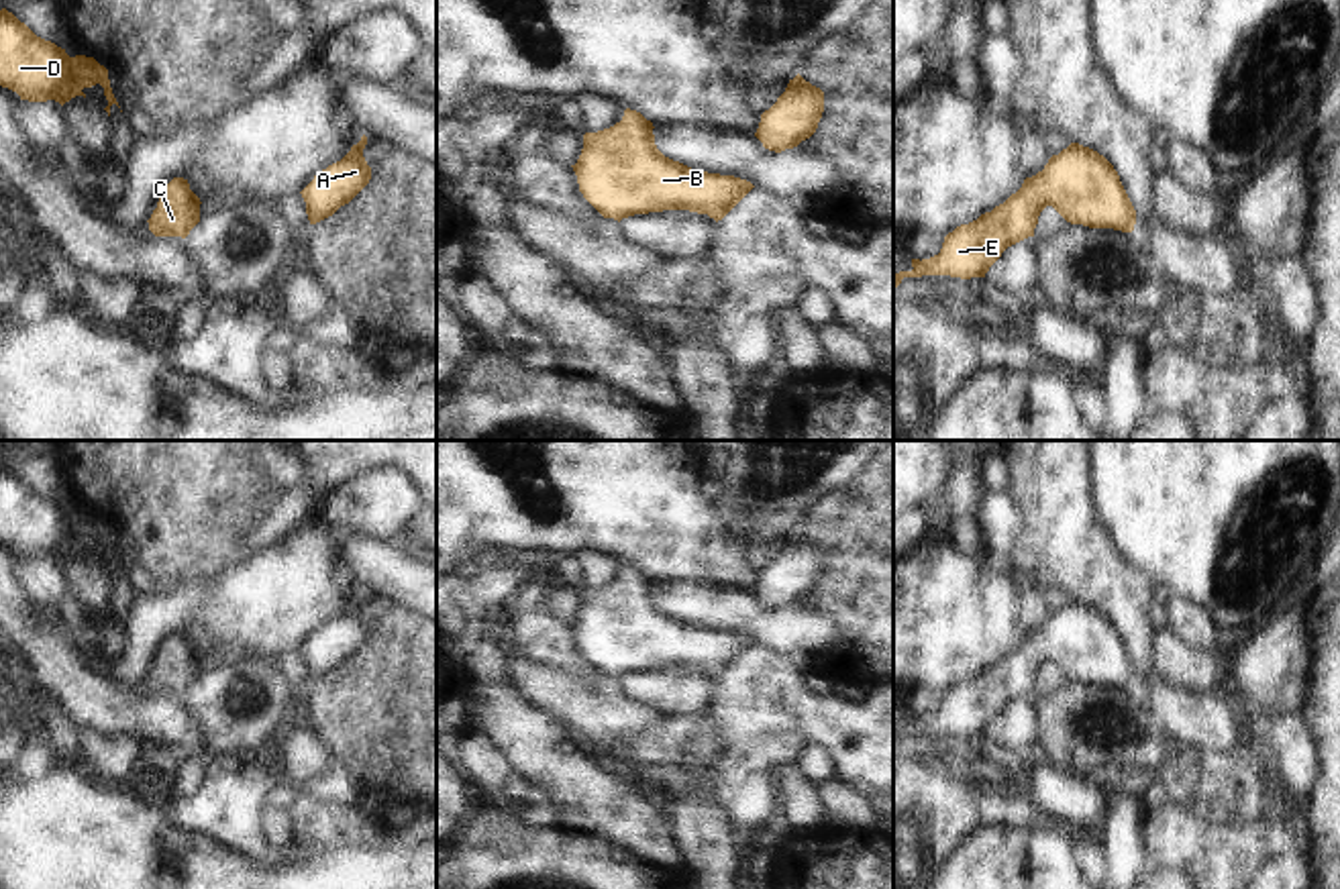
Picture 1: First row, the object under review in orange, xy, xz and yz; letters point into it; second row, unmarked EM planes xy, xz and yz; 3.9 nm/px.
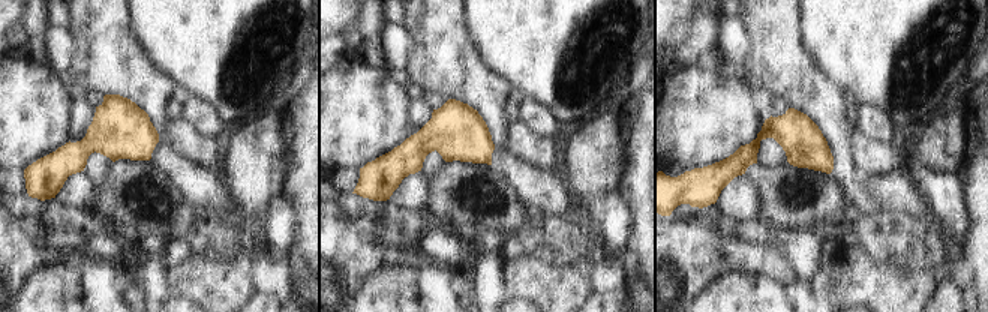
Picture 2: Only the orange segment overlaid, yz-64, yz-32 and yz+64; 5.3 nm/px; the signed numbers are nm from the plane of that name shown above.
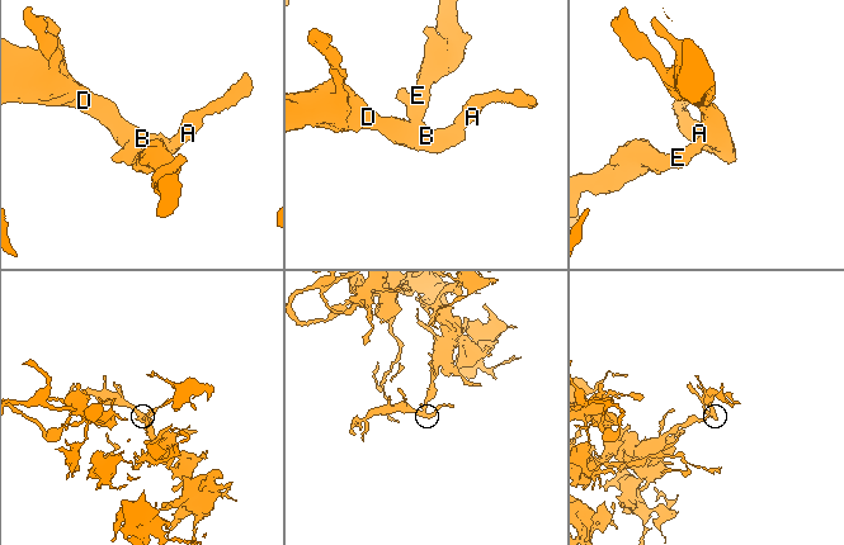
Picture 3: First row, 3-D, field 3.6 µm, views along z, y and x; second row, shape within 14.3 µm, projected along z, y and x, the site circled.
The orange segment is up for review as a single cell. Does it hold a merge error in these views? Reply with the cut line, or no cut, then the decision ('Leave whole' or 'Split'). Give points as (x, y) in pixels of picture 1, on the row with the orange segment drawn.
No split. Leave whole.

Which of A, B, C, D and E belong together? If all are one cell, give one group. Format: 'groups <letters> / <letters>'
groups A B C D E

